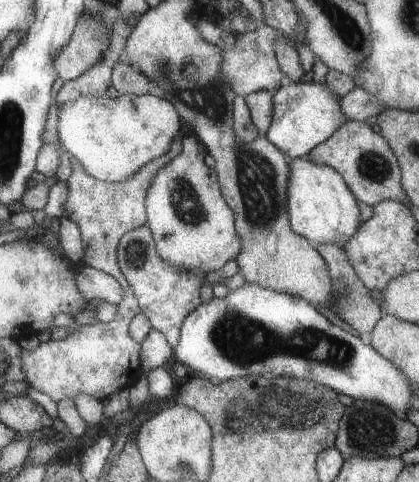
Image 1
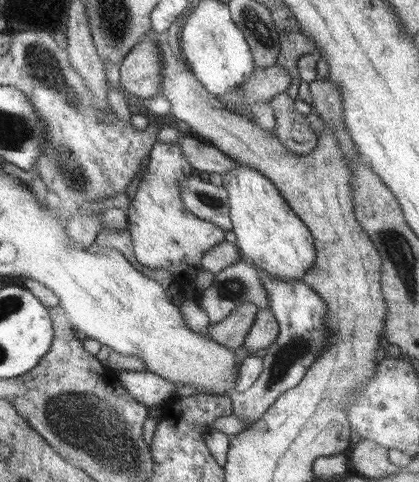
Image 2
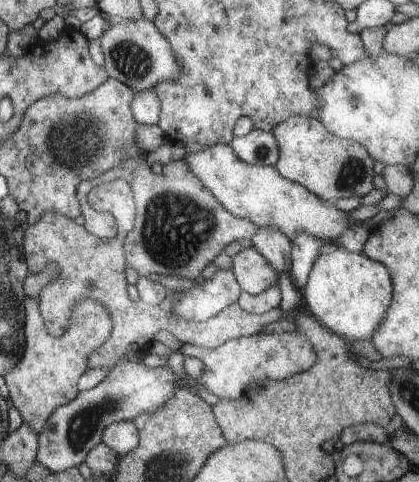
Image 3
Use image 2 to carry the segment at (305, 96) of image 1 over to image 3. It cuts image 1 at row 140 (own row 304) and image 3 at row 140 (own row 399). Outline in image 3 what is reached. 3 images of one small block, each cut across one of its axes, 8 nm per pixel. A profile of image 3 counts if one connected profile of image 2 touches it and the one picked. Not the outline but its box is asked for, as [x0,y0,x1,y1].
[229,130,279,166]

